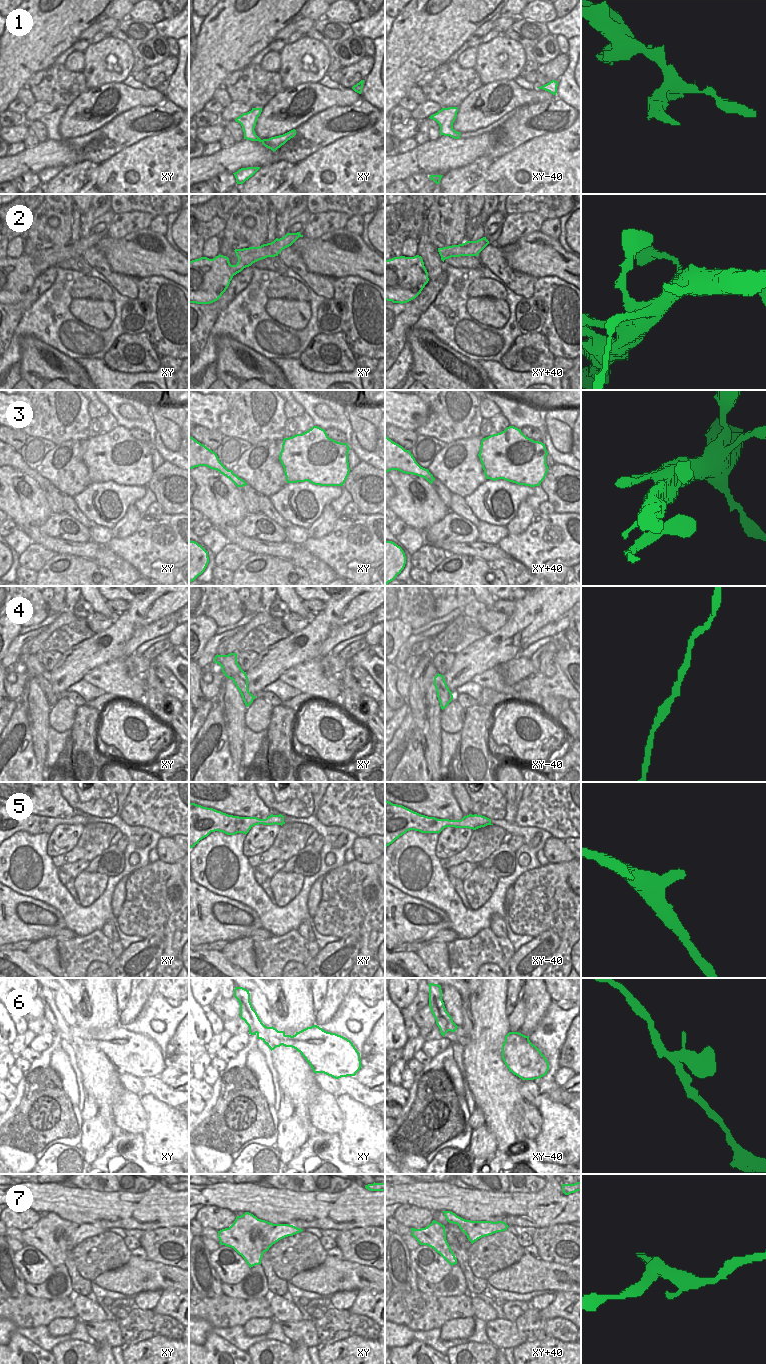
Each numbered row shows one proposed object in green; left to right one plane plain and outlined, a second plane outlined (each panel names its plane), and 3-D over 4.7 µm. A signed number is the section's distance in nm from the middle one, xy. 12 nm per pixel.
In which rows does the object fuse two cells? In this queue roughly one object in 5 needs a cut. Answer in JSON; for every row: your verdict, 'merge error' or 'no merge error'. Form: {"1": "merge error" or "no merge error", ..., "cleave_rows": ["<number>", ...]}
{"1": "merge error", "2": "no merge error", "3": "no merge error", "4": "no merge error", "5": "no merge error", "6": "merge error", "7": "no merge error", "cleave_rows": ["1", "6"]}

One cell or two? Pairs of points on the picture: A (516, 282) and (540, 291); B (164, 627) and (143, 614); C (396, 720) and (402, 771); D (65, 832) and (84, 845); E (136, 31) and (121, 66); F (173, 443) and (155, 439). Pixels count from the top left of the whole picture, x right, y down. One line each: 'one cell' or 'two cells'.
A: two cells
B: two cells
C: two cells
D: two cells
E: two cells
F: two cells

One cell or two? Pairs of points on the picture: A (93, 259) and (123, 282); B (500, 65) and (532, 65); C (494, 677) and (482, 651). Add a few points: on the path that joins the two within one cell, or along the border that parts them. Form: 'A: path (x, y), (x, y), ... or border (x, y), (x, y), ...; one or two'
A: path (100, 263), (116, 279); one
B: border (519, 42), (524, 51), (524, 65), (517, 76); two
C: border (500, 663), (475, 674), (470, 680); two

